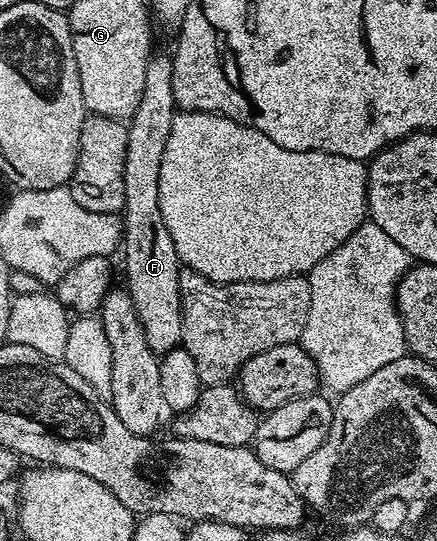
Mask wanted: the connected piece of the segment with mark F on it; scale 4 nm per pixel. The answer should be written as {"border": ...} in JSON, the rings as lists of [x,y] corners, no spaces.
{"border":[[[156,51],[151,59],[147,61],[147,69],[145,70],[145,90],[141,90],[141,103],[137,106],[137,110],[129,117],[127,124],[127,145],[125,146],[125,202],[123,203],[123,211],[121,219],[123,223],[123,237],[121,243],[121,255],[123,254],[123,268],[127,271],[127,281],[125,287],[131,296],[133,306],[137,310],[137,318],[141,322],[141,330],[145,332],[145,342],[149,344],[149,350],[153,350],[157,354],[171,352],[180,347],[183,342],[183,307],[181,306],[181,290],[179,289],[179,274],[181,265],[179,263],[179,255],[173,246],[173,238],[169,238],[169,226],[165,226],[165,218],[161,218],[161,202],[159,201],[159,178],[161,170],[161,158],[165,152],[165,142],[169,140],[169,126],[173,126],[173,118],[177,111],[175,103],[175,95],[173,94],[173,59],[163,52]]]}

